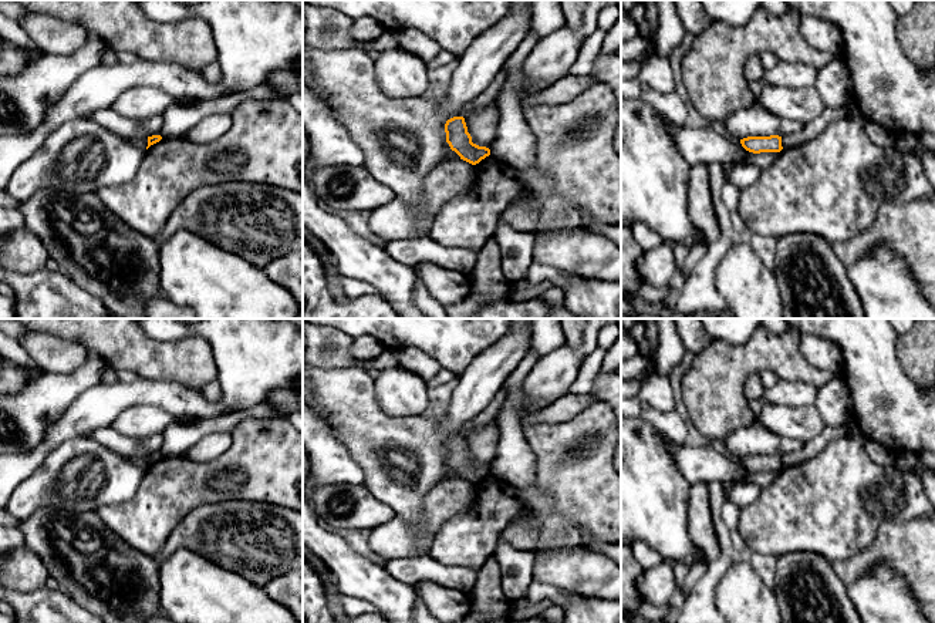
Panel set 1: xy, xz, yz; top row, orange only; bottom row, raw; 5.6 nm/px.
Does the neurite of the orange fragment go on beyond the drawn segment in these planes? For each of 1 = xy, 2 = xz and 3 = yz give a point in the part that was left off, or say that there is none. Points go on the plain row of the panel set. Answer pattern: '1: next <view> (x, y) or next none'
1: next none
2: next none
3: next none

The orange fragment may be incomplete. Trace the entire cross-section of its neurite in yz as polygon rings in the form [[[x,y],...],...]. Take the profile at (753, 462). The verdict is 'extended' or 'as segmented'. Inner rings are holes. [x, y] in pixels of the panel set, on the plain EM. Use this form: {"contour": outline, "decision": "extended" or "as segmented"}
{"contour": [[[770,454],[770,455],[747,455],[740,458],[742,465],[753,472],[760,471],[780,471],[782,465],[782,455]]], "decision": "as segmented"}

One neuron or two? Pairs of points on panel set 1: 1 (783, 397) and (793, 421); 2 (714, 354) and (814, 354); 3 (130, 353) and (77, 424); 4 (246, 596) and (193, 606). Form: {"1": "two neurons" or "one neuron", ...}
{"1": "two neurons", "2": "two neurons", "3": "two neurons", "4": "one neuron"}

